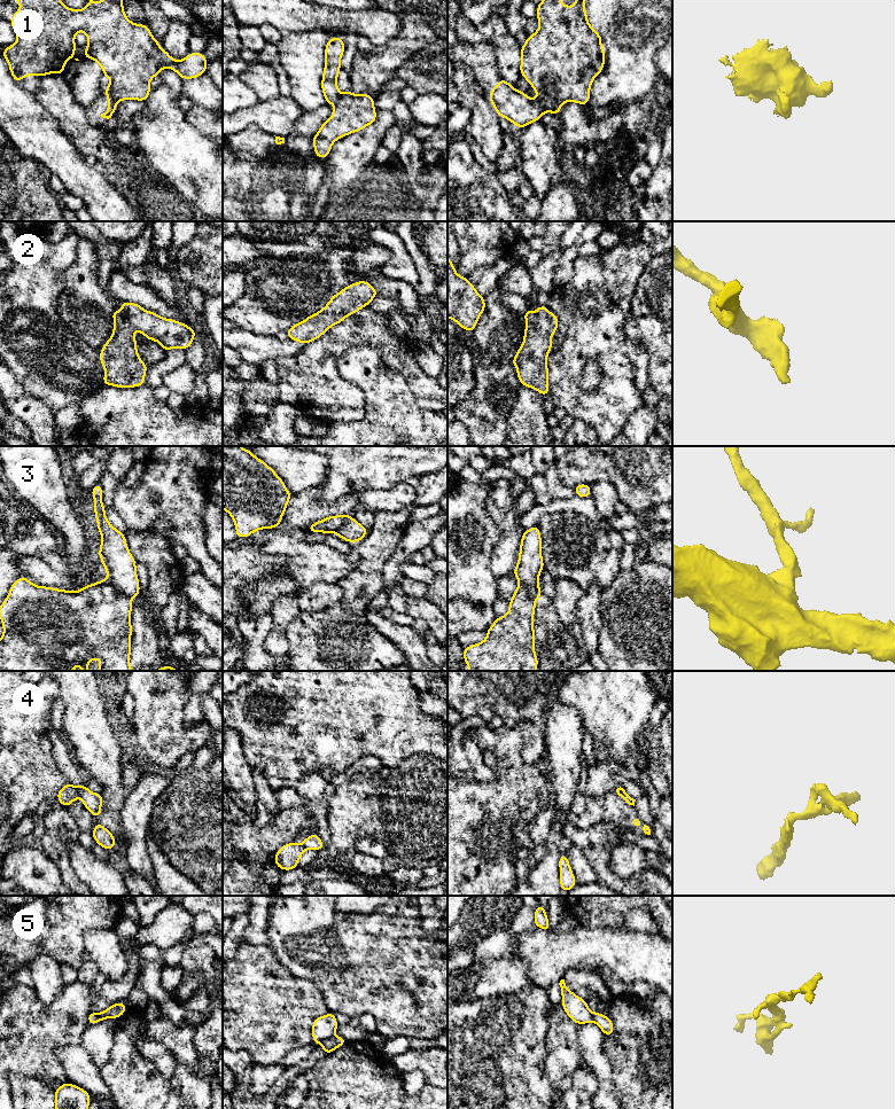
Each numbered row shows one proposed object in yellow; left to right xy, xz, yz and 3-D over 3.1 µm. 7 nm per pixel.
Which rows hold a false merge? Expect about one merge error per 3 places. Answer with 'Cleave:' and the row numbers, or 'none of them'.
Cleave: 1, 3, 4, 5

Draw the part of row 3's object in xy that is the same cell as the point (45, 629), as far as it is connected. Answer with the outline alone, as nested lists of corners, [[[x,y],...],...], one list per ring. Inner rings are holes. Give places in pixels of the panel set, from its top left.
[[[21,576],[10,586],[7,598],[0,606],[3,627],[0,638],[0,671],[72,671],[75,666],[88,671],[91,659],[101,663],[96,671],[133,671],[130,665],[131,611],[131,599],[119,593],[108,578],[70,592],[37,586]]]

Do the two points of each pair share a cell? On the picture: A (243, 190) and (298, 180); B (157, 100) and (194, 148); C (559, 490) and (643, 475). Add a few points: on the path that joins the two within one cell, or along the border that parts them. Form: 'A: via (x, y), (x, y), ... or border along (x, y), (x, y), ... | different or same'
A: border along (255, 168), (251, 196), (247, 200) | different
B: via (161, 111), (162, 116), (183, 137) | same
C: border along (555, 465), (558, 478), (565, 485), (573, 489) | different

